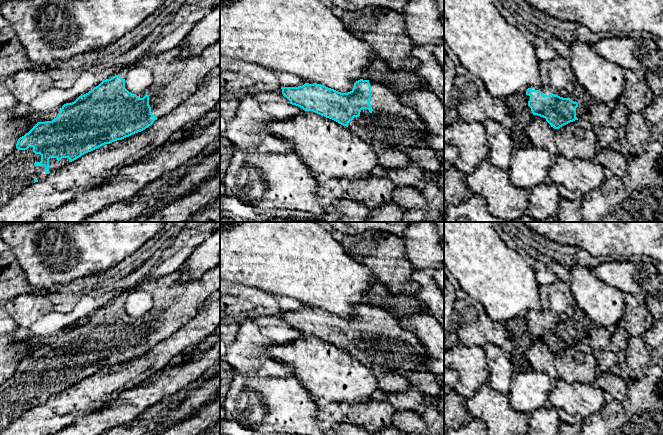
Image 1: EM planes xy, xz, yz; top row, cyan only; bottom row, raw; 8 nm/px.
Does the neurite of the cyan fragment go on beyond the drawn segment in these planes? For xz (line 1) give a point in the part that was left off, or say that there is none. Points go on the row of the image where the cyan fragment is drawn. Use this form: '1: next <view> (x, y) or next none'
1: next xz (392, 125)

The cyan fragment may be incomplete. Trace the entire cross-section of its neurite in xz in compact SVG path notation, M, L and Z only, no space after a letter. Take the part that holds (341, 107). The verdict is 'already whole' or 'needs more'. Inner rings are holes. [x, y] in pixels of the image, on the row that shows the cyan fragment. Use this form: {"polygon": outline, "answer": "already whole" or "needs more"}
{"polygon": "M360 79L354 83L353 89L348 93L341 93L317 83L281 87L281 89L290 104L349 127L360 139L369 143L376 153L388 149L407 153L411 149L425 147L426 132L422 119L386 85Z", "answer": "needs more"}

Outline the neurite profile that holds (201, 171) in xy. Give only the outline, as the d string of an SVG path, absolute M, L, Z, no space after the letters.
M220 149L206 155L201 161L191 164L189 170L176 182L169 183L159 191L150 213L166 204L194 192L204 181L220 169Z

